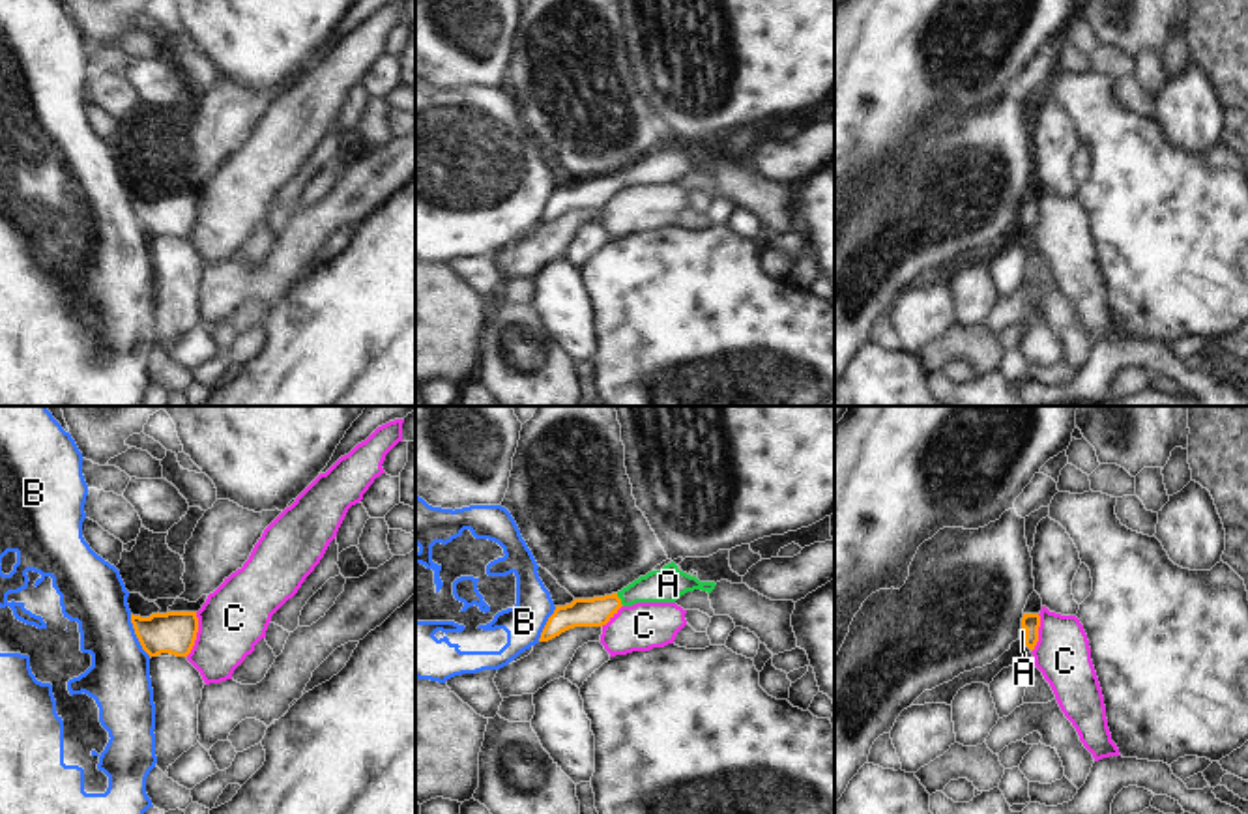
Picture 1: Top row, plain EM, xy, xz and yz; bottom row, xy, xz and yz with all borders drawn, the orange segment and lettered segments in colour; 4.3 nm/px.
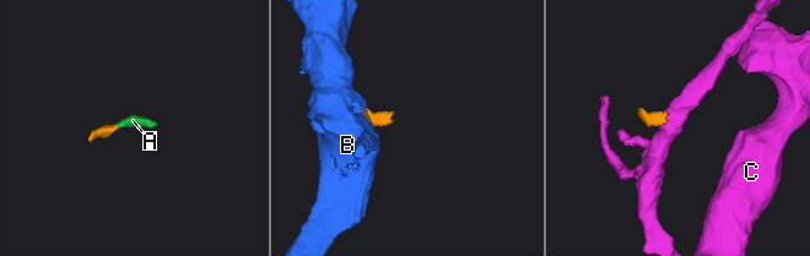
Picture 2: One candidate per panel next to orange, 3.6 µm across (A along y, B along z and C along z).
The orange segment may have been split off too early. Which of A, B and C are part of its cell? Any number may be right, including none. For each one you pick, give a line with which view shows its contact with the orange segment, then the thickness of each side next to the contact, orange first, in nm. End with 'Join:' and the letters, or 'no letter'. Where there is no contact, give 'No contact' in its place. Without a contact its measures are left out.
A: Touches orange in xz. Thickness 130 nm (orange) against 150 nm
Join: A.

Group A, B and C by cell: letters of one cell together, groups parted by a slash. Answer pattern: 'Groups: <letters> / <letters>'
Groups: A / B / C.

